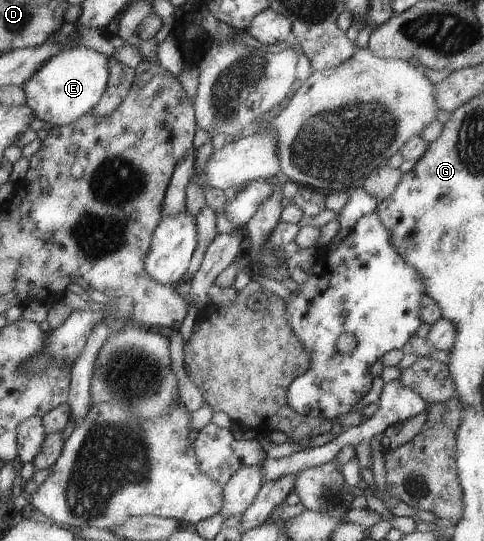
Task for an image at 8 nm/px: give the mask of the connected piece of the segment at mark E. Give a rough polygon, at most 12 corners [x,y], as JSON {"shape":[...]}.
{"shape":[[53,55],[23,85],[34,118],[64,127],[92,113],[111,59]]}

